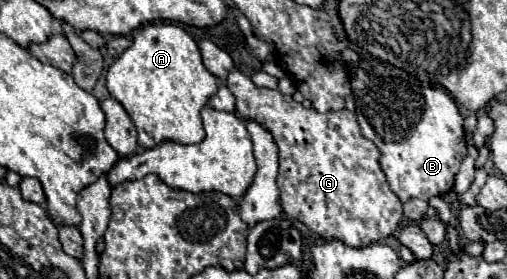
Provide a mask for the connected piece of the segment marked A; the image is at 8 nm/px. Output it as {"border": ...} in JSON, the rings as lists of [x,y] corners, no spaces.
{"border":[[[146,24],[136,30],[132,46],[110,66],[106,76],[106,86],[110,94],[126,108],[130,114],[136,130],[138,130],[138,144],[142,148],[156,148],[166,140],[178,144],[198,144],[204,140],[204,128],[200,110],[216,96],[218,78],[212,76],[200,58],[200,50],[192,36],[176,24]]]}

